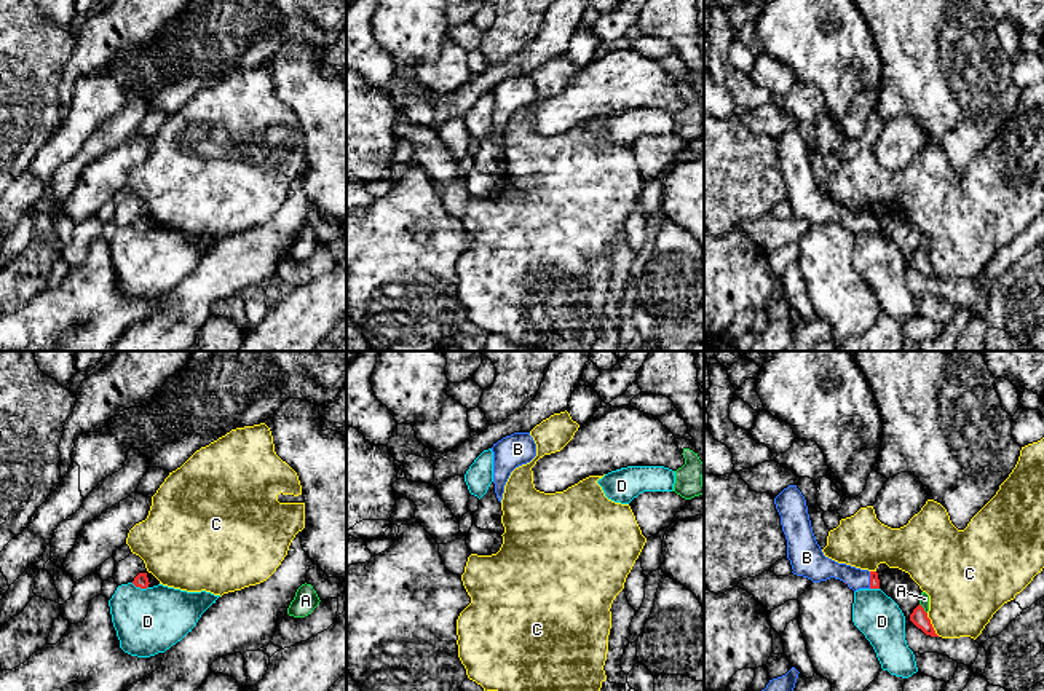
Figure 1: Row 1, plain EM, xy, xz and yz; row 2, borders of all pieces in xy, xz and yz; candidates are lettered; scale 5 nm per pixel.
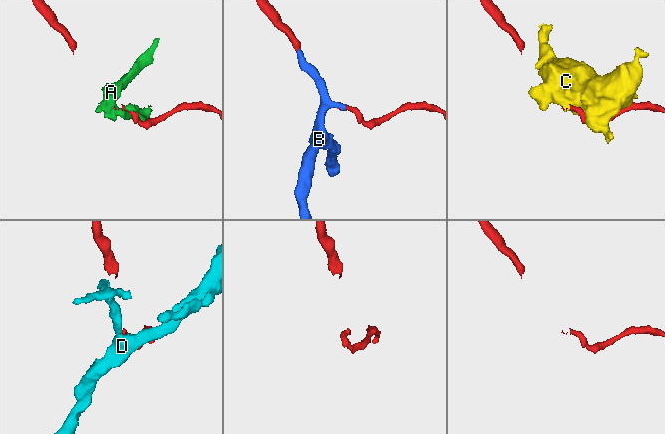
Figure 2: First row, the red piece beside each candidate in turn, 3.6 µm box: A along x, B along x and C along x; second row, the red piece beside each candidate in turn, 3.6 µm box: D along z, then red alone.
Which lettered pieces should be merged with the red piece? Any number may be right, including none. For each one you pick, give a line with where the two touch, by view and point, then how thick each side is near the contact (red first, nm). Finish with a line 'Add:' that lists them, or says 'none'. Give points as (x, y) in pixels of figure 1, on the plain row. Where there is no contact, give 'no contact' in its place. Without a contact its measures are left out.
B: contact yz (870, 222); calibres 50 and 120 nm
Add: B

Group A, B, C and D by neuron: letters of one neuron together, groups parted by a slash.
A / B / C / D

